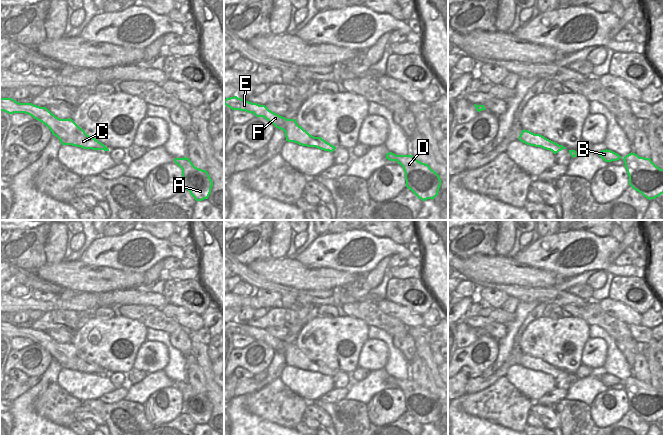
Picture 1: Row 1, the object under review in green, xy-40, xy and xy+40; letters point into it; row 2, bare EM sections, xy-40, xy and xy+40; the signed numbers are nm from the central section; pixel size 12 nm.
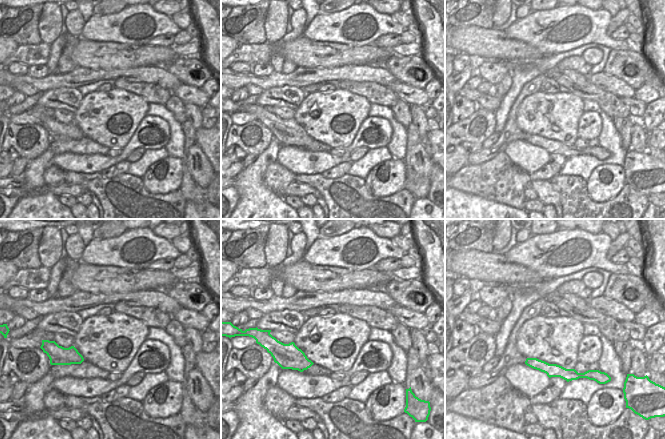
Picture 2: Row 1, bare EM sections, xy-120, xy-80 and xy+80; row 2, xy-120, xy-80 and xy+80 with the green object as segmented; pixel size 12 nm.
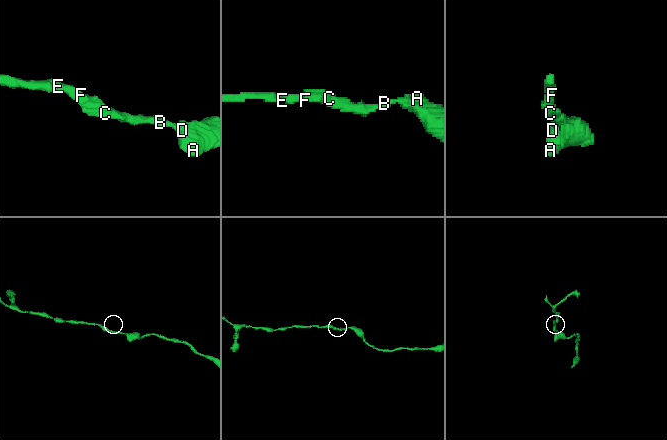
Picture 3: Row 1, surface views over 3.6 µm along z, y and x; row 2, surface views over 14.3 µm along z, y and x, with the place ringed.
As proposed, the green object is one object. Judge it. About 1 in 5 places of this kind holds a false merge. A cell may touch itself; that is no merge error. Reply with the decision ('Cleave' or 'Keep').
Keep

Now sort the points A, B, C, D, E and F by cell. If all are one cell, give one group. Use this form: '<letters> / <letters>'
A B C D E F

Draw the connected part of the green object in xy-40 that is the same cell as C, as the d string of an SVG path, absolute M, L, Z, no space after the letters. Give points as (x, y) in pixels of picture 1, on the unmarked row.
M0 322L0 335L8 338L25 337L32 340L46 349L62 369L109 375L104 368L87 359L71 342L60 343L46 331L40 331L32 327L19 327L12 322Z

